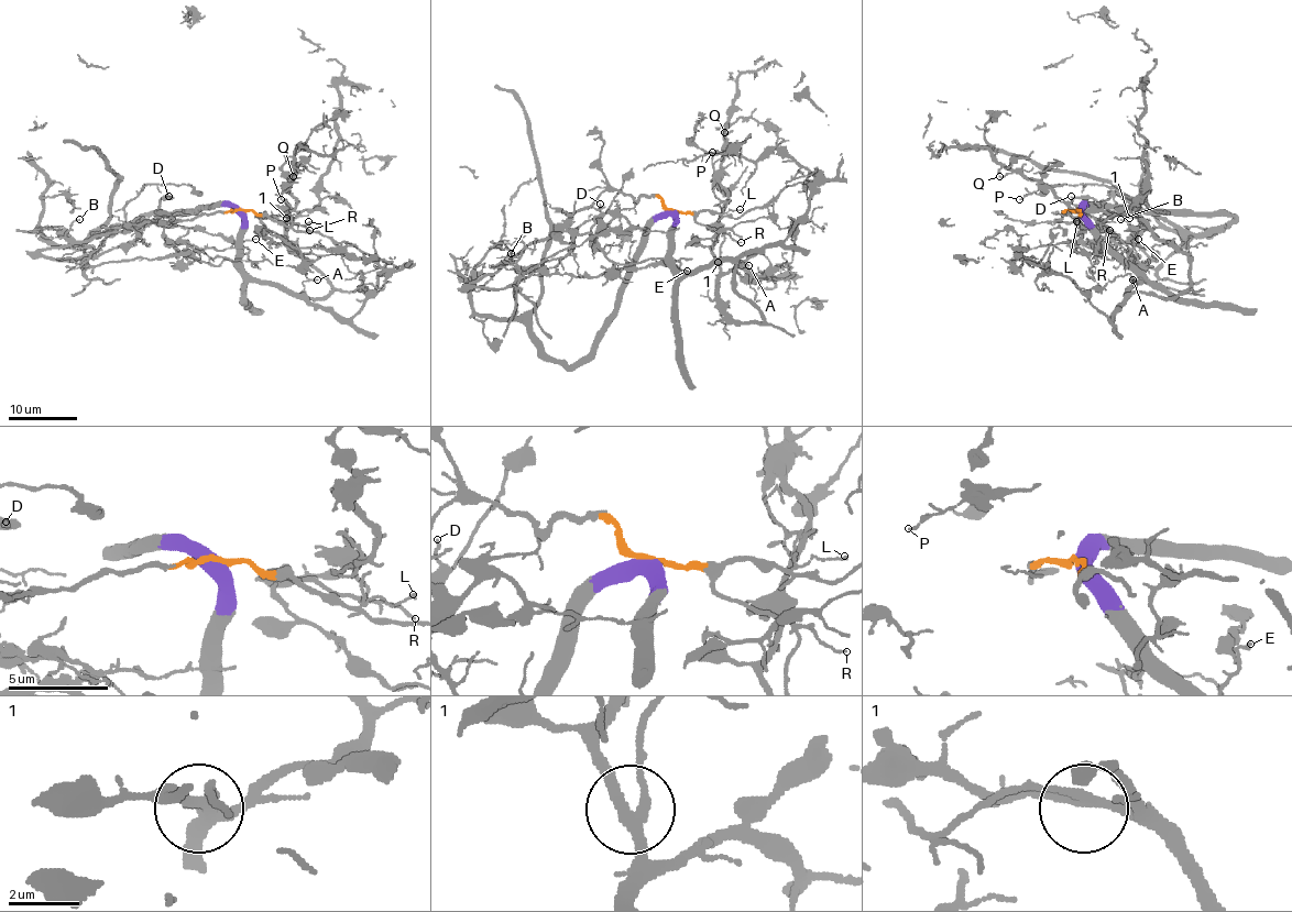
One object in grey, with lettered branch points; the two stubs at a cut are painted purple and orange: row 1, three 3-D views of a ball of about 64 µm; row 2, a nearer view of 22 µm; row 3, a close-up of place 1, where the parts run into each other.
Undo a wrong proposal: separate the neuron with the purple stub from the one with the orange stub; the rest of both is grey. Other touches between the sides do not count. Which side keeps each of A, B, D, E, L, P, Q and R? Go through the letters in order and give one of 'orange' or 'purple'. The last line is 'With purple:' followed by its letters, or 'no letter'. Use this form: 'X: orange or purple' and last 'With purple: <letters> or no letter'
A: purple
B: orange
D: purple
E: orange
L: orange
P: purple
Q: purple
R: orange
With purple: A, D, P, Q

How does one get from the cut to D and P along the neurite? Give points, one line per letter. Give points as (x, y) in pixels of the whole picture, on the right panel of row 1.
D: (1077, 210), (1126, 266), (1131, 259), (1101, 218), (1105, 207), (1071, 197)
P: (1077, 210), (1138, 276), (1128, 294), (1189, 286), (1190, 259), (1143, 222), (1050, 190), (1019, 198)

